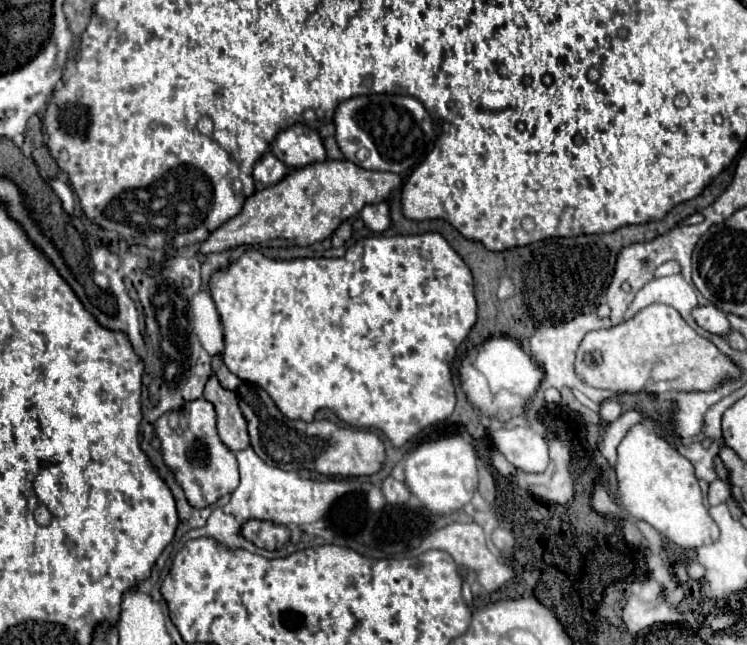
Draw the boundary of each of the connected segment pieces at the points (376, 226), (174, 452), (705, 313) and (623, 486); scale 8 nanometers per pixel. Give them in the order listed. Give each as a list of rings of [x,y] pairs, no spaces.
[[[386,202],[366,206],[360,212],[365,226],[374,234],[381,234],[390,228],[390,211]]]
[[[198,398],[186,402],[180,410],[176,410],[176,414],[178,420],[168,420],[168,414],[156,420],[156,434],[162,444],[164,462],[174,472],[178,484],[182,484],[190,504],[194,508],[204,508],[238,486],[238,460],[236,454],[220,440],[216,432],[216,410],[208,400]]]
[[[698,304],[694,310],[692,310],[692,316],[696,320],[696,324],[712,334],[726,334],[730,330],[730,324],[726,320],[726,314],[722,310],[718,310],[716,306],[712,304]]]
[[[642,418],[618,444],[618,462],[614,466],[618,482],[618,500],[634,518],[648,522],[660,534],[680,548],[698,548],[718,538],[718,528],[708,516],[694,466],[668,440],[656,434],[656,422]]]

